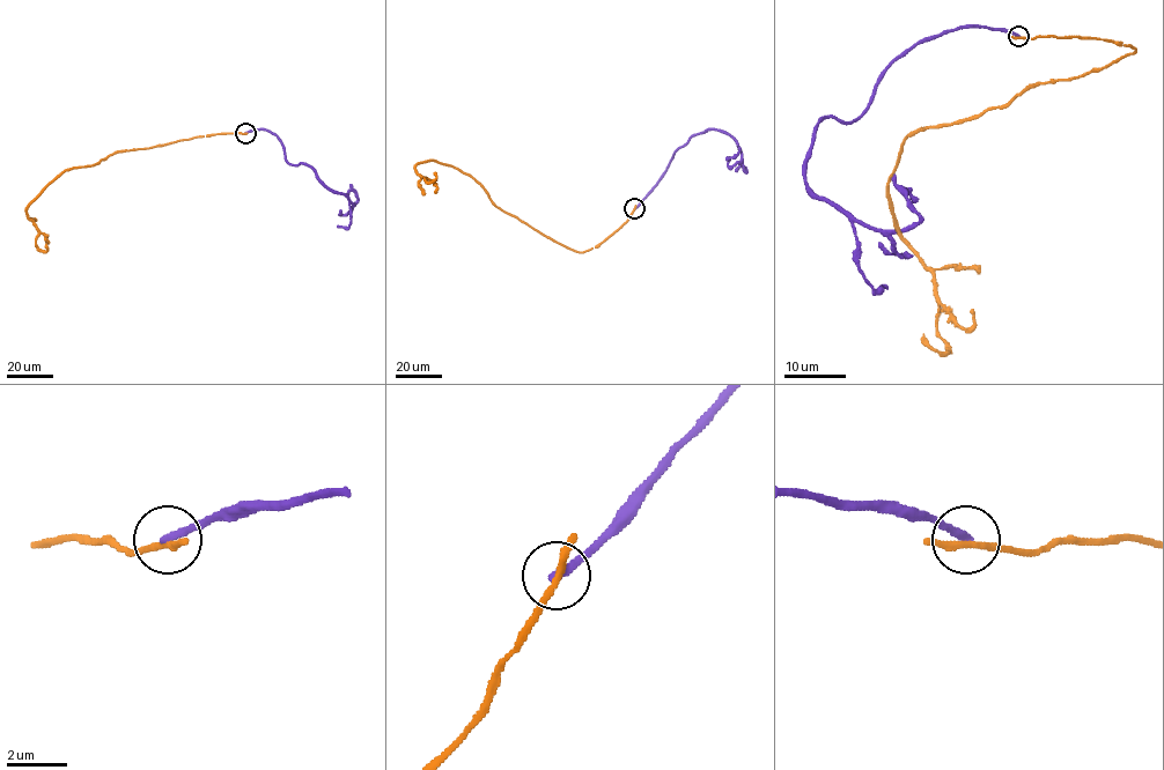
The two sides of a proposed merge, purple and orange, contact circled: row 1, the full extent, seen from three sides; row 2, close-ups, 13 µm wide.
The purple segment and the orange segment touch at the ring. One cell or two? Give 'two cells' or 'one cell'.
two cells

